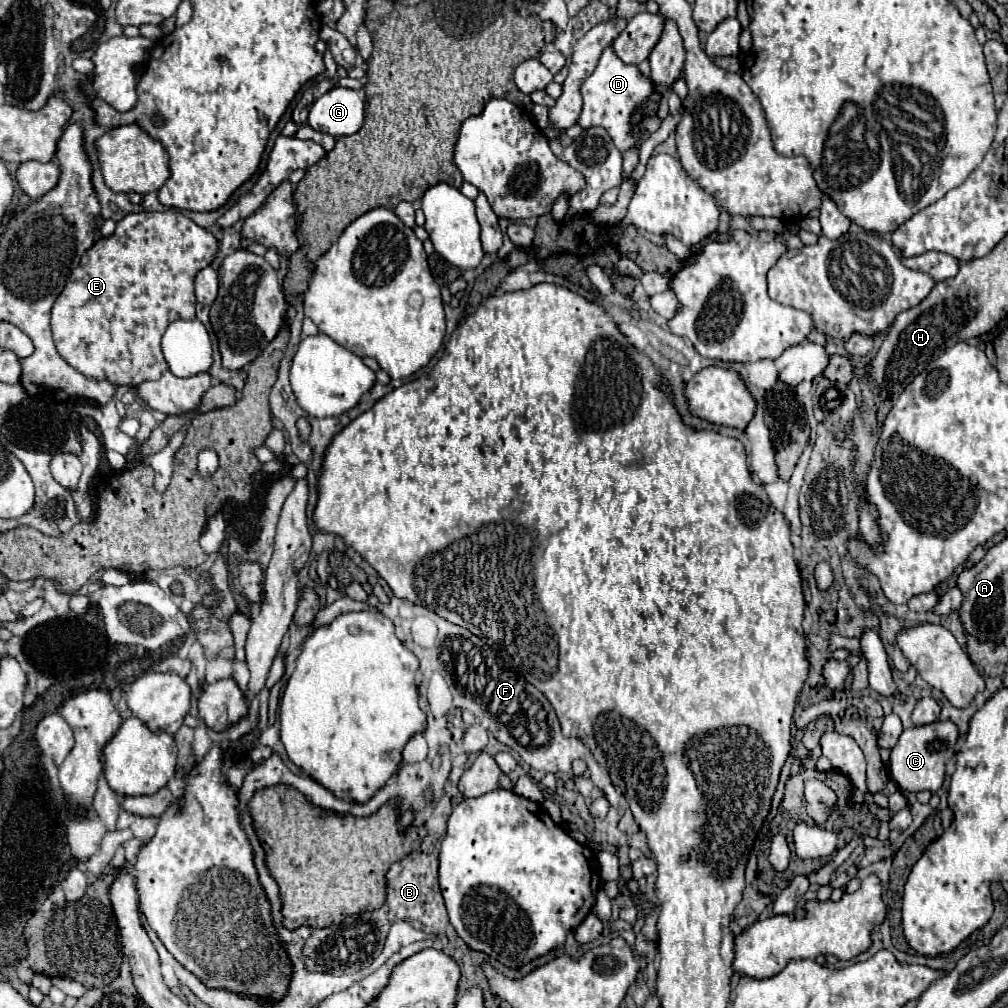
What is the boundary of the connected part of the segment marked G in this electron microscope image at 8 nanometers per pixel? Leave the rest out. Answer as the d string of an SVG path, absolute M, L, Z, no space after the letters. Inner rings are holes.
M336 86L312 104L308 114L308 126L334 138L350 136L358 132L364 124L362 104L364 100L356 90Z

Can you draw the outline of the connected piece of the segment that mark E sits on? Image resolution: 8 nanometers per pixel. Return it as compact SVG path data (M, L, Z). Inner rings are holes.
M180 210L132 212L126 214L114 234L100 238L82 254L80 266L68 278L62 294L52 308L52 334L58 354L80 374L96 380L108 380L116 386L138 386L146 380L158 380L166 372L160 340L170 320L194 320L194 276L212 264L220 242L212 232L198 226Z

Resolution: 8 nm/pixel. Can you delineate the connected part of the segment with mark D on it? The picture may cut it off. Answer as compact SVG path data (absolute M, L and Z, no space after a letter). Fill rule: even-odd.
M612 46L604 48L602 58L596 66L596 70L584 80L582 84L582 98L584 98L584 108L580 112L582 116L582 128L592 128L592 126L602 126L614 140L616 148L620 152L638 146L642 140L646 140L654 130L658 130L660 126L660 118L658 116L650 116L646 118L646 122L642 122L644 134L632 134L632 126L630 126L630 114L632 110L642 104L642 100L646 100L652 94L652 82L650 78L646 78L638 66L632 64L624 64L616 52L612 50Z

